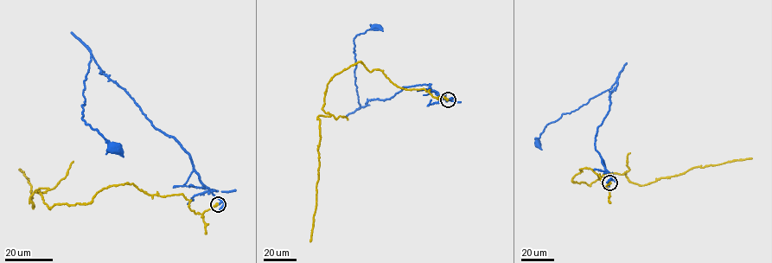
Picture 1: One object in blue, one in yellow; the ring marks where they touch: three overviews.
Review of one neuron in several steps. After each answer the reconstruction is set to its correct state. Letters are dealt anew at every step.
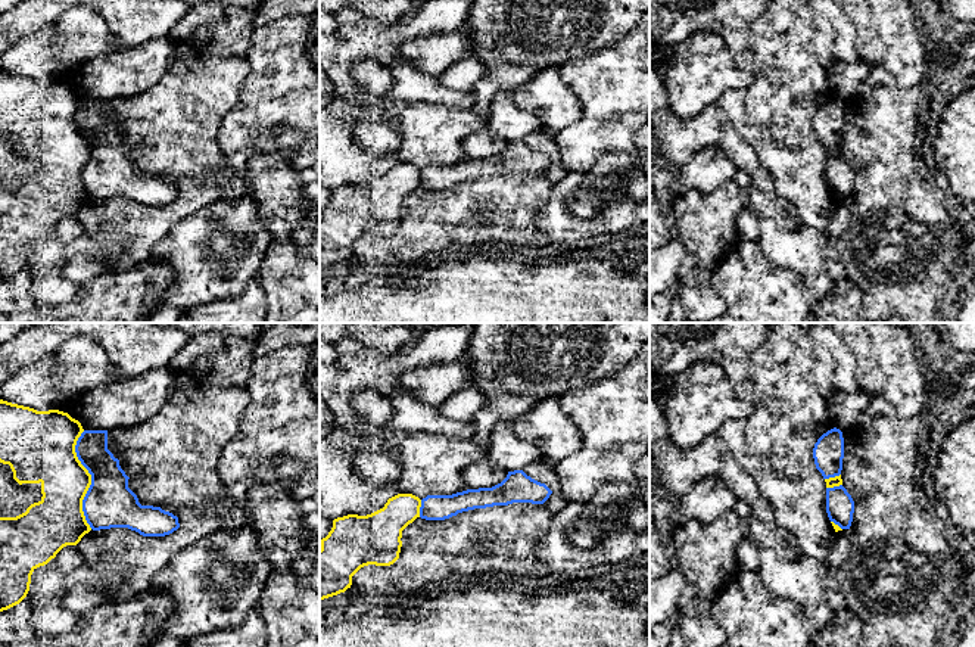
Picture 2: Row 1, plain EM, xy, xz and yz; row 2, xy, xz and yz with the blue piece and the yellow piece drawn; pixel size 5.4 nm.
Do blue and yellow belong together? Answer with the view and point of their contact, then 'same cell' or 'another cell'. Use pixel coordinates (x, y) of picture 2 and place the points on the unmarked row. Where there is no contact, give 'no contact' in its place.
contact xy (92, 149); another cell

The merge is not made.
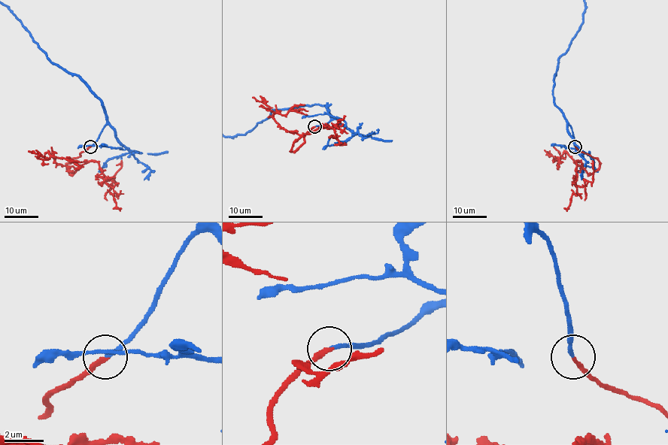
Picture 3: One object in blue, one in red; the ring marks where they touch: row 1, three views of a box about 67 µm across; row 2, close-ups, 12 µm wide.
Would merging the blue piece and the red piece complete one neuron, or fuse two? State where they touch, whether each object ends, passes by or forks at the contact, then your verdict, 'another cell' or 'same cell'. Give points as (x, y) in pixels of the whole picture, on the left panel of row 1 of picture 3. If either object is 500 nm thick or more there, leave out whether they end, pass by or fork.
at (90, 146); blue ends there; red ends there; same cell

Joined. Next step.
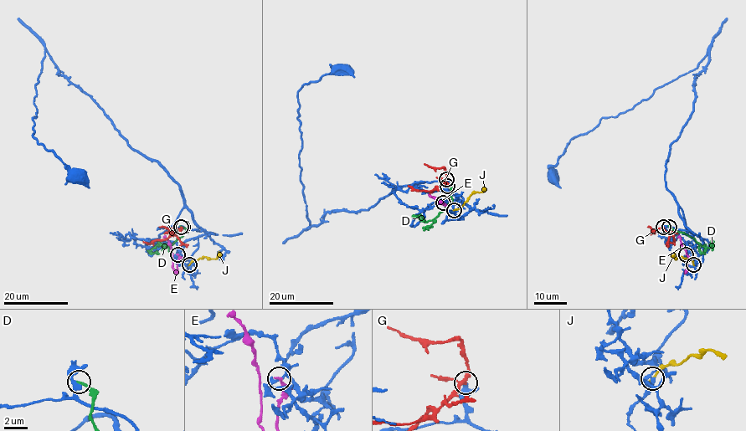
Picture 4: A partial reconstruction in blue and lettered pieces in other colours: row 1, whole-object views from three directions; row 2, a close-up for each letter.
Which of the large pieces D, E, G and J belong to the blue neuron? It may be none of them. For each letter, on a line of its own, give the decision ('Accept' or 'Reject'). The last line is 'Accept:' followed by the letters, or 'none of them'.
D: Reject
E: Reject
G: Accept
J: Reject
Accept: G

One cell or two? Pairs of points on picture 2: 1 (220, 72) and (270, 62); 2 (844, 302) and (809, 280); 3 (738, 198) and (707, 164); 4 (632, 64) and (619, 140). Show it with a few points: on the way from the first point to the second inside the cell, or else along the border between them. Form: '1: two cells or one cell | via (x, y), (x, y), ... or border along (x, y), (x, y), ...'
1: two cells | border along (252, 33), (249, 74), (239, 100)
2: two cells | border along (835, 282), (834, 288), (810, 307)
3: two cells | border along (732, 179), (709, 192), (690, 190)
4: one cell | via (625, 86), (594, 118), (597, 128)

